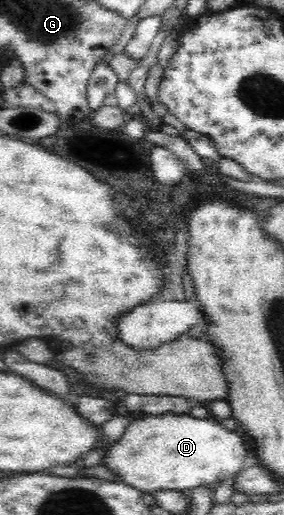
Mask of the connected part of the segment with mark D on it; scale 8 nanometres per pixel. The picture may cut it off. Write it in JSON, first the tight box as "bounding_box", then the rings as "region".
{"bounding_box":[103,414,252,494],"region":[[[159,414],[147,415],[141,419],[132,418],[133,424],[126,428],[119,442],[108,447],[108,453],[104,456],[103,465],[110,468],[120,476],[123,483],[152,494],[159,489],[188,490],[220,482],[229,478],[235,478],[245,468],[245,458],[252,454],[247,448],[247,442],[243,434],[228,430],[218,424],[213,418],[196,418],[188,414]]]}

